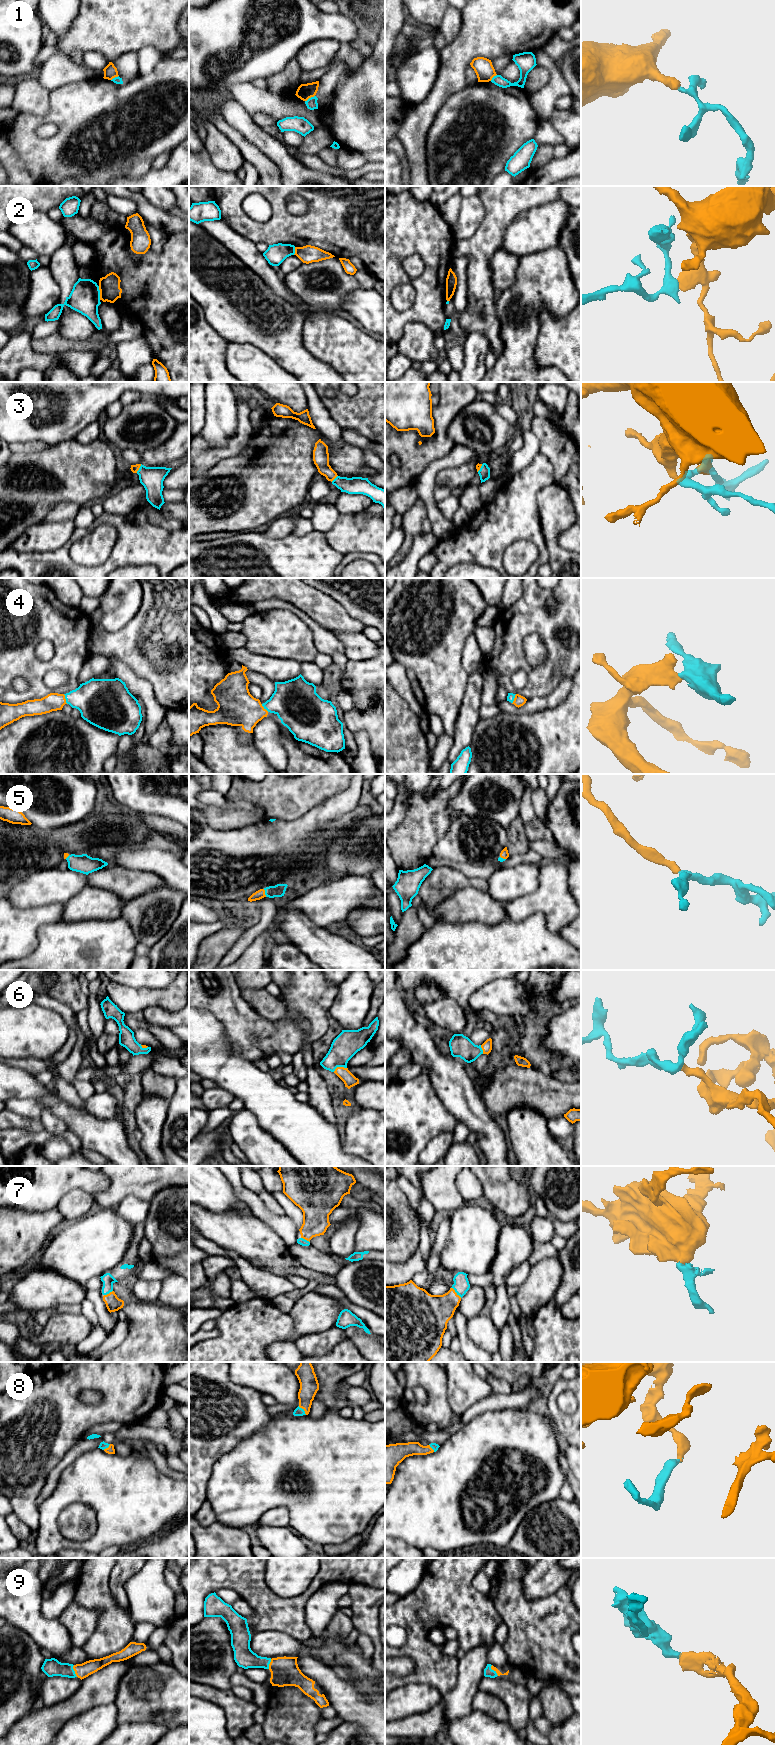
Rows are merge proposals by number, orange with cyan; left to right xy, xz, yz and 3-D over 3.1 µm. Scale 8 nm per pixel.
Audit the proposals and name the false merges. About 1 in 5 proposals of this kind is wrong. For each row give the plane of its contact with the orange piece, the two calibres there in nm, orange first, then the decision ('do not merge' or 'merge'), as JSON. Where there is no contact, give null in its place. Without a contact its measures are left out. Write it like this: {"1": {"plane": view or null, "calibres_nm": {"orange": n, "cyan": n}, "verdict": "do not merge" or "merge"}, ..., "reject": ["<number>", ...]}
{"1": {"plane": "xz", "calibres_nm": {"orange": 130, "cyan": 90}, "verdict": "do not merge"}, "2": {"plane": "xy", "calibres_nm": {"orange": 170, "cyan": 240}, "verdict": "do not merge"}, "3": {"plane": "xy", "calibres_nm": {"orange": 60, "cyan": 180}, "verdict": "merge"}, "4": {"plane": "xy", "calibres_nm": {"orange": 140, "cyan": 320}, "verdict": "merge"}, "5": {"plane": "xz", "calibres_nm": {"orange": 70, "cyan": 100}, "verdict": "merge"}, "6": {"plane": "xz", "calibres_nm": {"orange": 100, "cyan": 200}, "verdict": "merge"}, "7": {"plane": "yz", "calibres_nm": {"orange": 280, "cyan": 130}, "verdict": "merge"}, "8": {"plane": "xz", "calibres_nm": {"orange": 150, "cyan": 70}, "verdict": "merge"}, "9": {"plane": "yz", "calibres_nm": {"orange": 40, "cyan": 80}, "verdict": "merge"}, "reject": ["1", "2"]}

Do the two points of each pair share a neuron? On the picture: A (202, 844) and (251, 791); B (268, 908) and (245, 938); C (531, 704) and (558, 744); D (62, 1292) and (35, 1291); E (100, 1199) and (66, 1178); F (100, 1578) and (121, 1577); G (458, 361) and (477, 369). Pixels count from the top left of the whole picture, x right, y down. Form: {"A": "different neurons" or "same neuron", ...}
{"A": "different neurons", "B": "same neuron", "C": "different neurons", "D": "same neuron", "E": "different neurons", "F": "different neurons", "G": "different neurons"}

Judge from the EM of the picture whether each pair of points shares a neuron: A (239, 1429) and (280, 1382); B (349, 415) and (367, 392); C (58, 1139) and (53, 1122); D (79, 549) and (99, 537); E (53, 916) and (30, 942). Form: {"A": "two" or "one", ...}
{"A": "two", "B": "one", "C": "one", "D": "one", "E": "one"}

